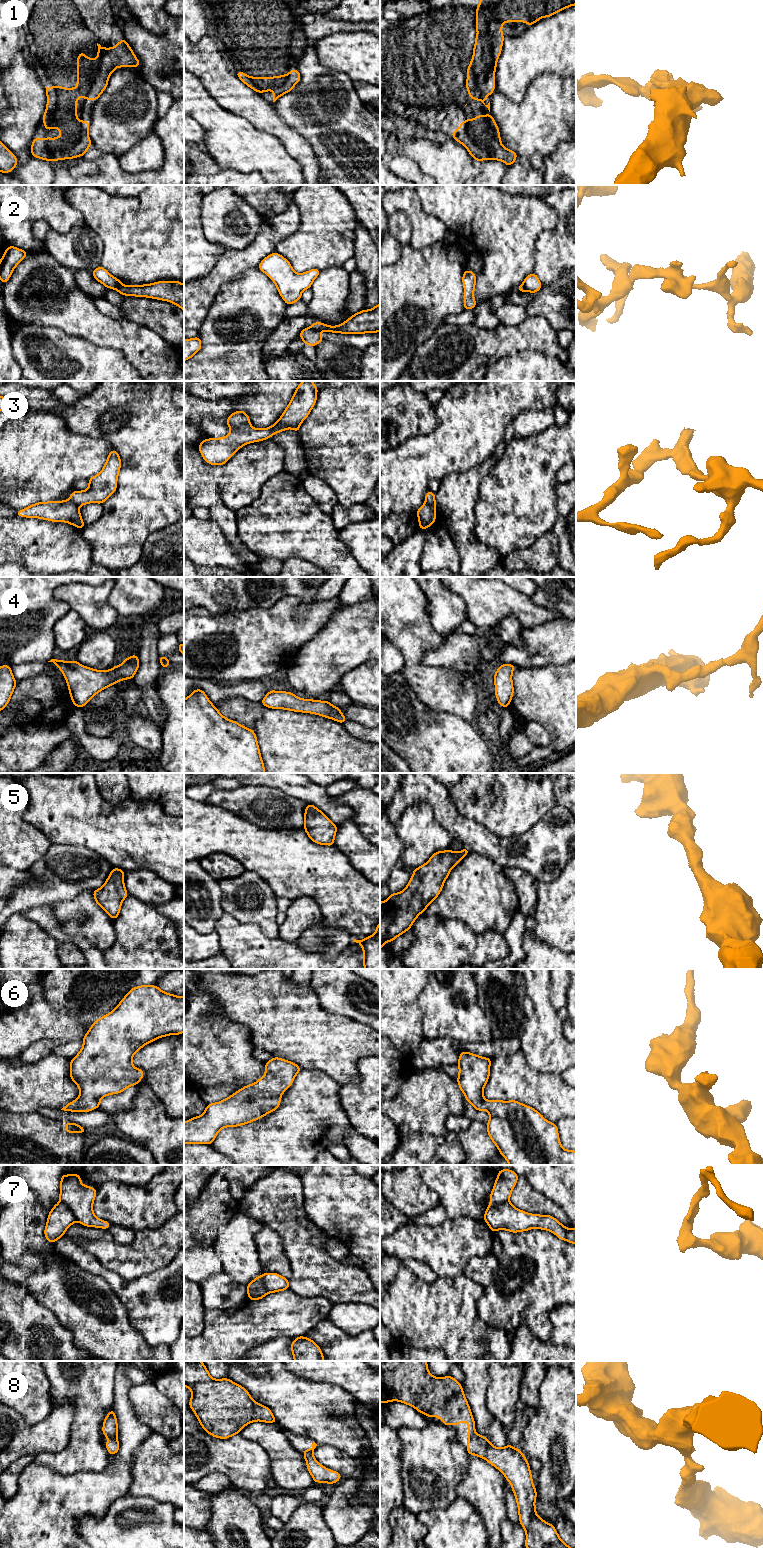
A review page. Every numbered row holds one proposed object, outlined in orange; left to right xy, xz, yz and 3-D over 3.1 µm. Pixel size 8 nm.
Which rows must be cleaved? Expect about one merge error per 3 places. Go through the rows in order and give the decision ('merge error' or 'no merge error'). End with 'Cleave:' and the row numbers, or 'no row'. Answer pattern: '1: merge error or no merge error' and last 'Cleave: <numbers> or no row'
1: no merge error
2: merge error
3: merge error
4: no merge error
5: no merge error
6: no merge error
7: merge error
8: no merge error
Cleave: 2, 3, 7

